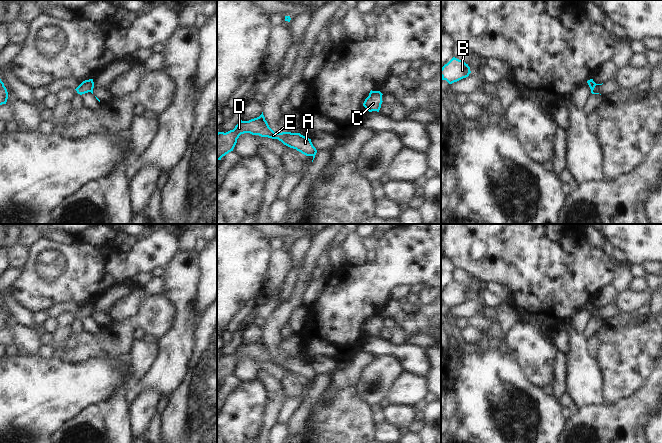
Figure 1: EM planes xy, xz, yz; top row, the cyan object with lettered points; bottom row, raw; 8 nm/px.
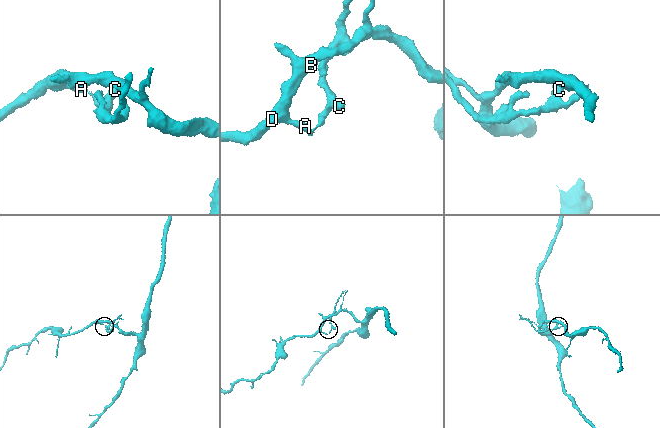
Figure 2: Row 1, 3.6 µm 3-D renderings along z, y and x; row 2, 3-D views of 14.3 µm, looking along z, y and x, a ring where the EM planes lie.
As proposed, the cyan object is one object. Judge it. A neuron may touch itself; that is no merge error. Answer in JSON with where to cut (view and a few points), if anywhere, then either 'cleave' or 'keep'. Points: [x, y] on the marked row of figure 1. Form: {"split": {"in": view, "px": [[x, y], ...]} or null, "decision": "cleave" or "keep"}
{"split": {"in": "yz", "px": [[595, 83], [591, 91]]}, "decision": "cleave"}

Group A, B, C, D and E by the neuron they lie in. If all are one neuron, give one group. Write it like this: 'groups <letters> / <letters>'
groups A B D E / C

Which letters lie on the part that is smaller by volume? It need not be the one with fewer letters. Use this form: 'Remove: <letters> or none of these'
Remove: C

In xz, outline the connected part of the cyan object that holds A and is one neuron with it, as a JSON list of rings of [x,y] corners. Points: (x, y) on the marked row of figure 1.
[[[262,112],[262,114],[257,118],[249,121],[241,120],[233,130],[226,133],[217,133],[217,160],[221,160],[223,156],[233,151],[237,143],[237,139],[244,133],[278,139],[284,145],[296,149],[306,156],[313,156],[313,154],[317,151],[313,146],[311,139],[301,135],[300,133],[274,132],[269,127]]]

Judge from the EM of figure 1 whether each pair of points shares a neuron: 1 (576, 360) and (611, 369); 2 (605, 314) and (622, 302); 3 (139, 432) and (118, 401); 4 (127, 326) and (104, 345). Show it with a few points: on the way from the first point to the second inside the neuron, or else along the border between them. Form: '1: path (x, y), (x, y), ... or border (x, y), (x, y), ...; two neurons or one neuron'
1: border (588, 343), (588, 354), (597, 363), (603, 388); two neurons
2: border (615, 303), (624, 313); two neurons
3: border (129, 405), (133, 432); two neurons
4: path (121, 333), (117, 340), (111, 341); one neuron

